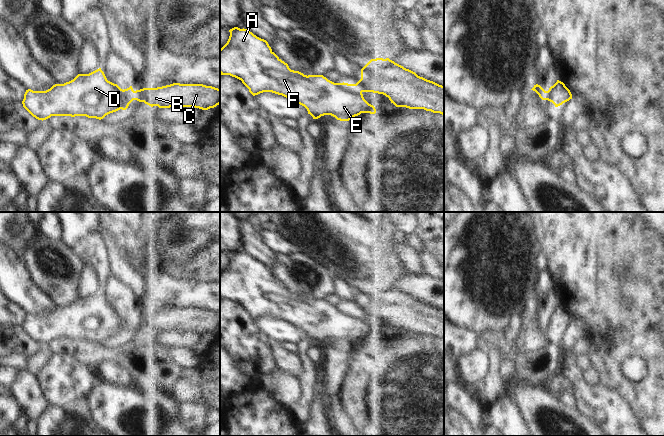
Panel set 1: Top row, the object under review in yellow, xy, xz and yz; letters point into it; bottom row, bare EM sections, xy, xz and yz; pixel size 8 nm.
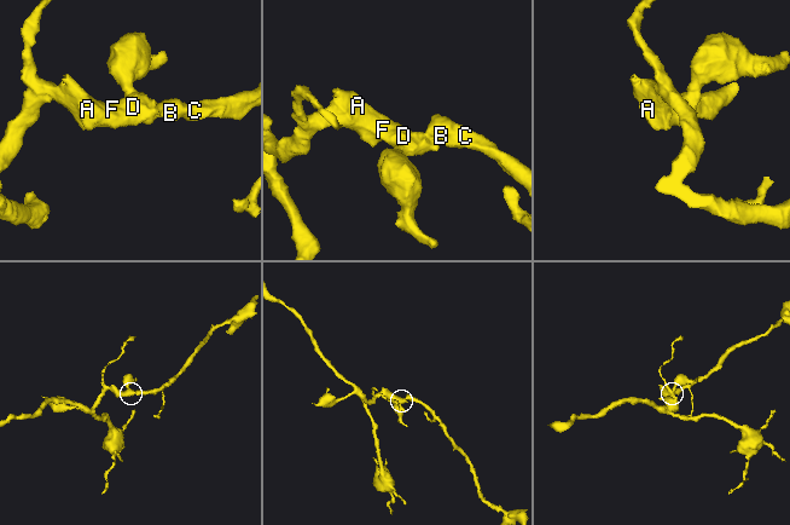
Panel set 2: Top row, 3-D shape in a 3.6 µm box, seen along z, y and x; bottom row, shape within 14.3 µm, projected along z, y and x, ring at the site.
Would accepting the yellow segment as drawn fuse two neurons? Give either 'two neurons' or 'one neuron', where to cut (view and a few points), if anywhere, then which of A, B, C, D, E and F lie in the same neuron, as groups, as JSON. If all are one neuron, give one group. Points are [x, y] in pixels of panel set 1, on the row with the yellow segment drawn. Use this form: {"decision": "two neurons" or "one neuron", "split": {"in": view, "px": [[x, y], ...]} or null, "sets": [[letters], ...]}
{"decision": "two neurons", "split": {"in": "xz", "px": [[354, 84], [361, 92]]}, "sets": [["A", "D", "E", "F"], ["B", "C"]]}

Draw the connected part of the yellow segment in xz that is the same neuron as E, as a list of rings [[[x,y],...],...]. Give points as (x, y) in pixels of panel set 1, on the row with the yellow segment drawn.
[[[234,27],[229,30],[227,43],[220,49],[220,74],[242,81],[255,96],[263,92],[282,95],[304,106],[313,119],[331,115],[340,121],[349,121],[361,113],[375,114],[376,109],[363,97],[355,84],[334,83],[323,75],[304,75],[291,70],[271,49],[268,42],[247,29]]]

